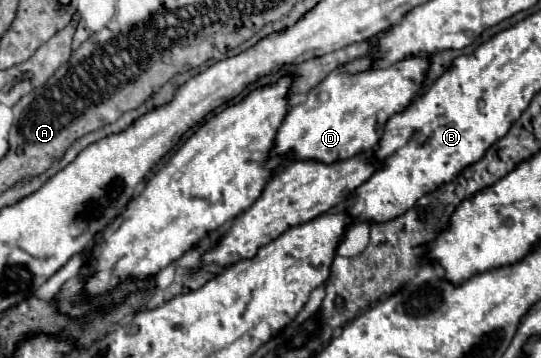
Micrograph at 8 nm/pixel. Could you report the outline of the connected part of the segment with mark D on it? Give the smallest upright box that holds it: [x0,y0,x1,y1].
[271,56,429,162]

